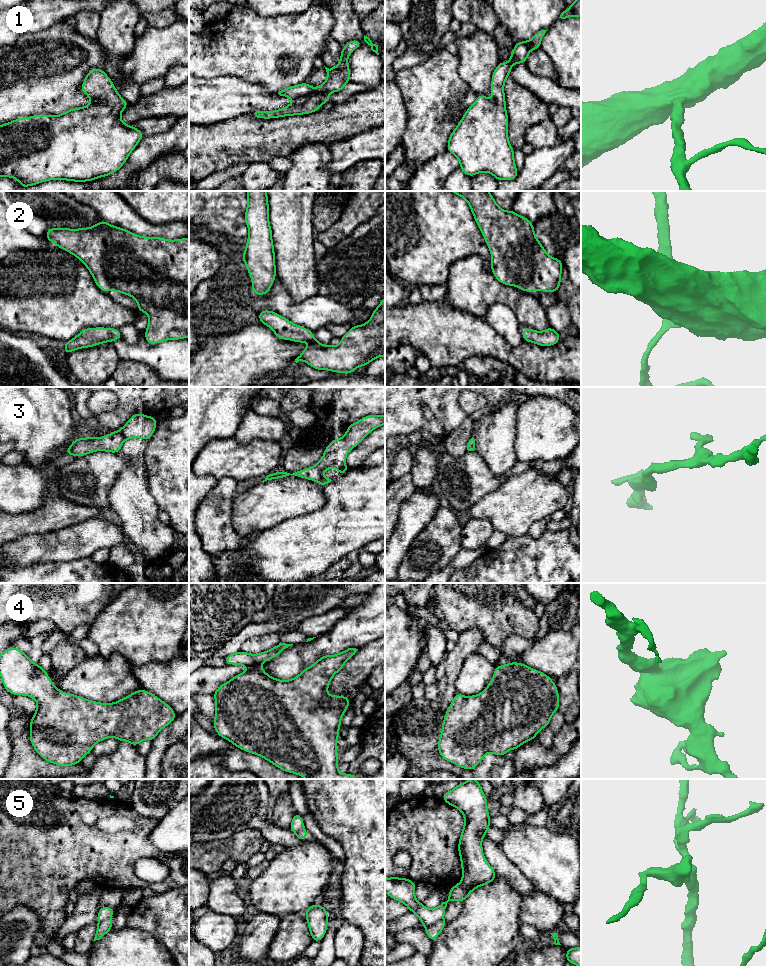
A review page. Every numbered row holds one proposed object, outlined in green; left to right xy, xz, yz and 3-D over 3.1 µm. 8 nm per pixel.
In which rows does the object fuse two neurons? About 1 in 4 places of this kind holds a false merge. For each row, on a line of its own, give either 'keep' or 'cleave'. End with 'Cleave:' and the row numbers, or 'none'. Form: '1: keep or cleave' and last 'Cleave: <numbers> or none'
1: keep
2: keep
3: keep
4: keep
5: cleave
Cleave: 5

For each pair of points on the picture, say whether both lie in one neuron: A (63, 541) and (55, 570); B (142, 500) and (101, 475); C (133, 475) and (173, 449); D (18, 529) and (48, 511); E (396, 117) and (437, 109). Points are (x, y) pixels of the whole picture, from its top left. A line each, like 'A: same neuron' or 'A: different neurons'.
A: different neurons
B: different neurons
C: different neurons
D: same neuron
E: different neurons

